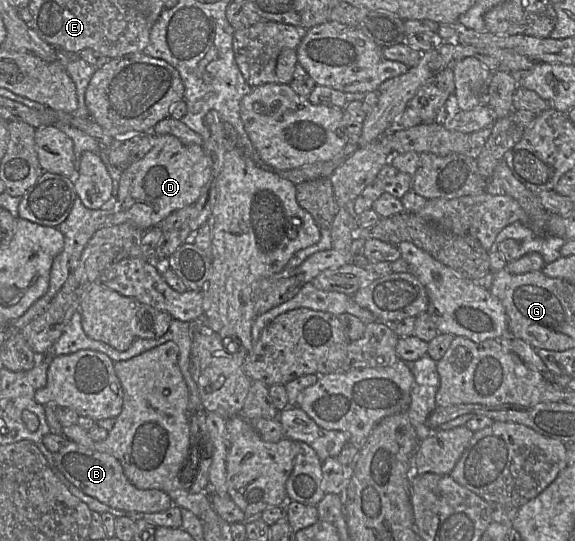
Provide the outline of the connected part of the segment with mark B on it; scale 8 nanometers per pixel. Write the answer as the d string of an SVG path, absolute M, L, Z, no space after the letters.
M73 441L53 453L56 468L84 494L101 503L134 513L164 512L173 506L173 501L165 492L158 489L138 489L126 477L120 462L107 453L101 453L78 445Z

